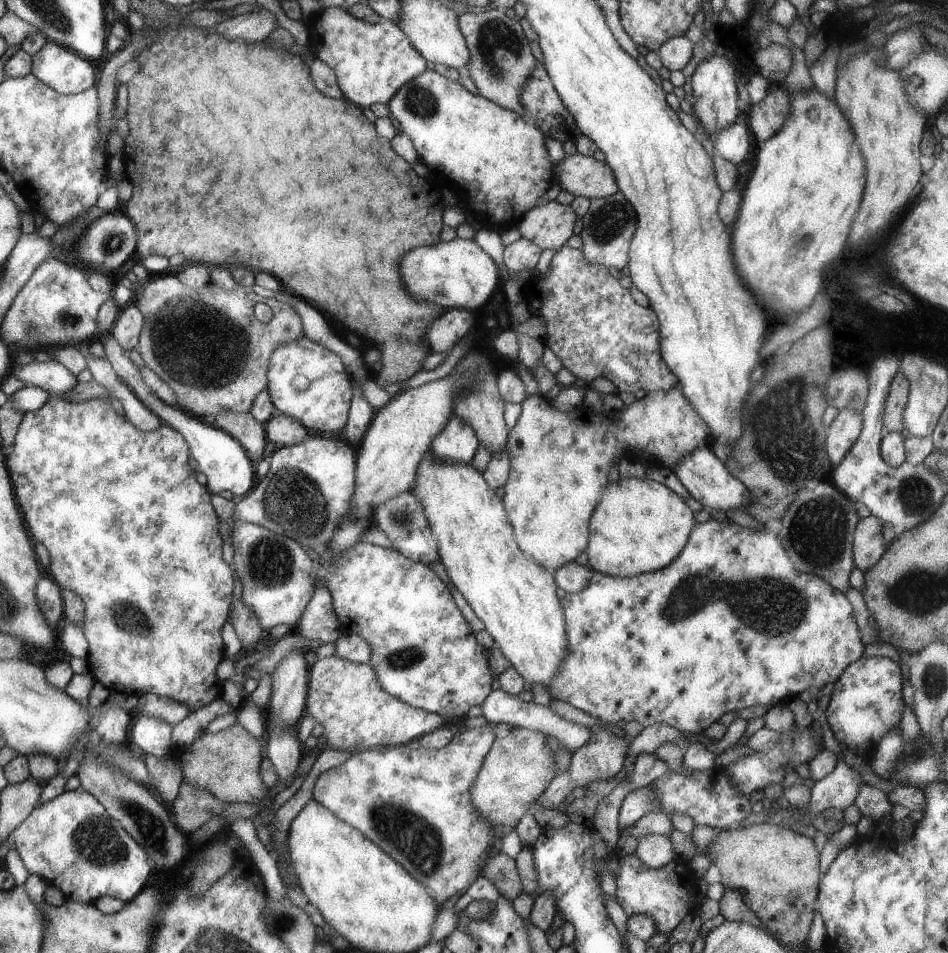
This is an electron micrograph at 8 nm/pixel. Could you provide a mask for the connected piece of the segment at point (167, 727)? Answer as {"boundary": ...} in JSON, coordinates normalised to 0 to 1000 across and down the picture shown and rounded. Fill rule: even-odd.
{"boundary":[[[148,752],[140,756],[136,781],[146,784],[154,793],[171,794],[181,788],[182,762],[168,753]]]}

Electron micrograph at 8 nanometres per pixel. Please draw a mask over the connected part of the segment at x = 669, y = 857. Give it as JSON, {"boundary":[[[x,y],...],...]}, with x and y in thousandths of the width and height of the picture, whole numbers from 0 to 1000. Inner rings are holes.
{"boundary":[[[681,876],[675,878],[670,895],[679,907],[691,912],[714,902],[711,887],[705,876]]]}

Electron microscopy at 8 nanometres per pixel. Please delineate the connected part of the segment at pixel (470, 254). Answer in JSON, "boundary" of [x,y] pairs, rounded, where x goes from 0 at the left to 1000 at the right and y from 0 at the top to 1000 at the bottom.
{"boundary":[[[482,248],[473,254],[439,260],[422,273],[422,281],[426,281],[426,298],[430,298],[430,306],[435,306],[439,315],[462,319],[466,325],[492,324],[504,329],[530,301],[525,280],[501,251]]]}

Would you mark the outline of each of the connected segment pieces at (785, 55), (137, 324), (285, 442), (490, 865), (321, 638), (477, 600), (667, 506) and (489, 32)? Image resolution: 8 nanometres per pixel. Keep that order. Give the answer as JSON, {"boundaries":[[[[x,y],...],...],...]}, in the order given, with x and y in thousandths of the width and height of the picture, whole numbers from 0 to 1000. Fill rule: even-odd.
{"boundaries":[[[[814,45],[795,54],[794,63],[802,76],[811,81],[826,82],[835,69],[835,56],[825,46]]],[[[132,320],[126,327],[116,350],[136,369],[143,365],[151,345],[151,329],[143,321]]],[[[291,432],[287,435],[282,445],[282,459],[284,464],[289,464],[292,468],[301,469],[313,467],[325,460],[323,447],[311,438]]],[[[525,893],[514,902],[514,910],[509,911],[508,919],[522,924],[527,936],[541,945],[552,937],[549,914],[541,900]]],[[[344,615],[333,617],[323,640],[309,662],[325,674],[327,678],[353,674],[361,663],[349,633],[349,623]]],[[[455,470],[442,487],[438,510],[432,515],[446,529],[455,557],[462,567],[463,589],[468,592],[476,613],[493,627],[502,646],[511,653],[512,660],[522,672],[521,678],[527,680],[555,716],[575,718],[582,733],[586,733],[579,724],[579,718],[590,706],[591,696],[599,686],[597,652],[592,629],[586,624],[588,613],[582,600],[559,590],[549,577],[530,524],[501,488],[461,484]]],[[[656,502],[635,514],[621,546],[619,594],[629,601],[647,605],[670,605],[709,590],[719,579],[734,550],[724,526],[700,508],[684,502]]],[[[519,8],[513,13],[485,14],[484,28],[497,54],[494,76],[504,92],[505,100],[559,126],[551,107],[551,94],[560,81],[566,63],[549,22],[537,19],[533,10]]]]}

